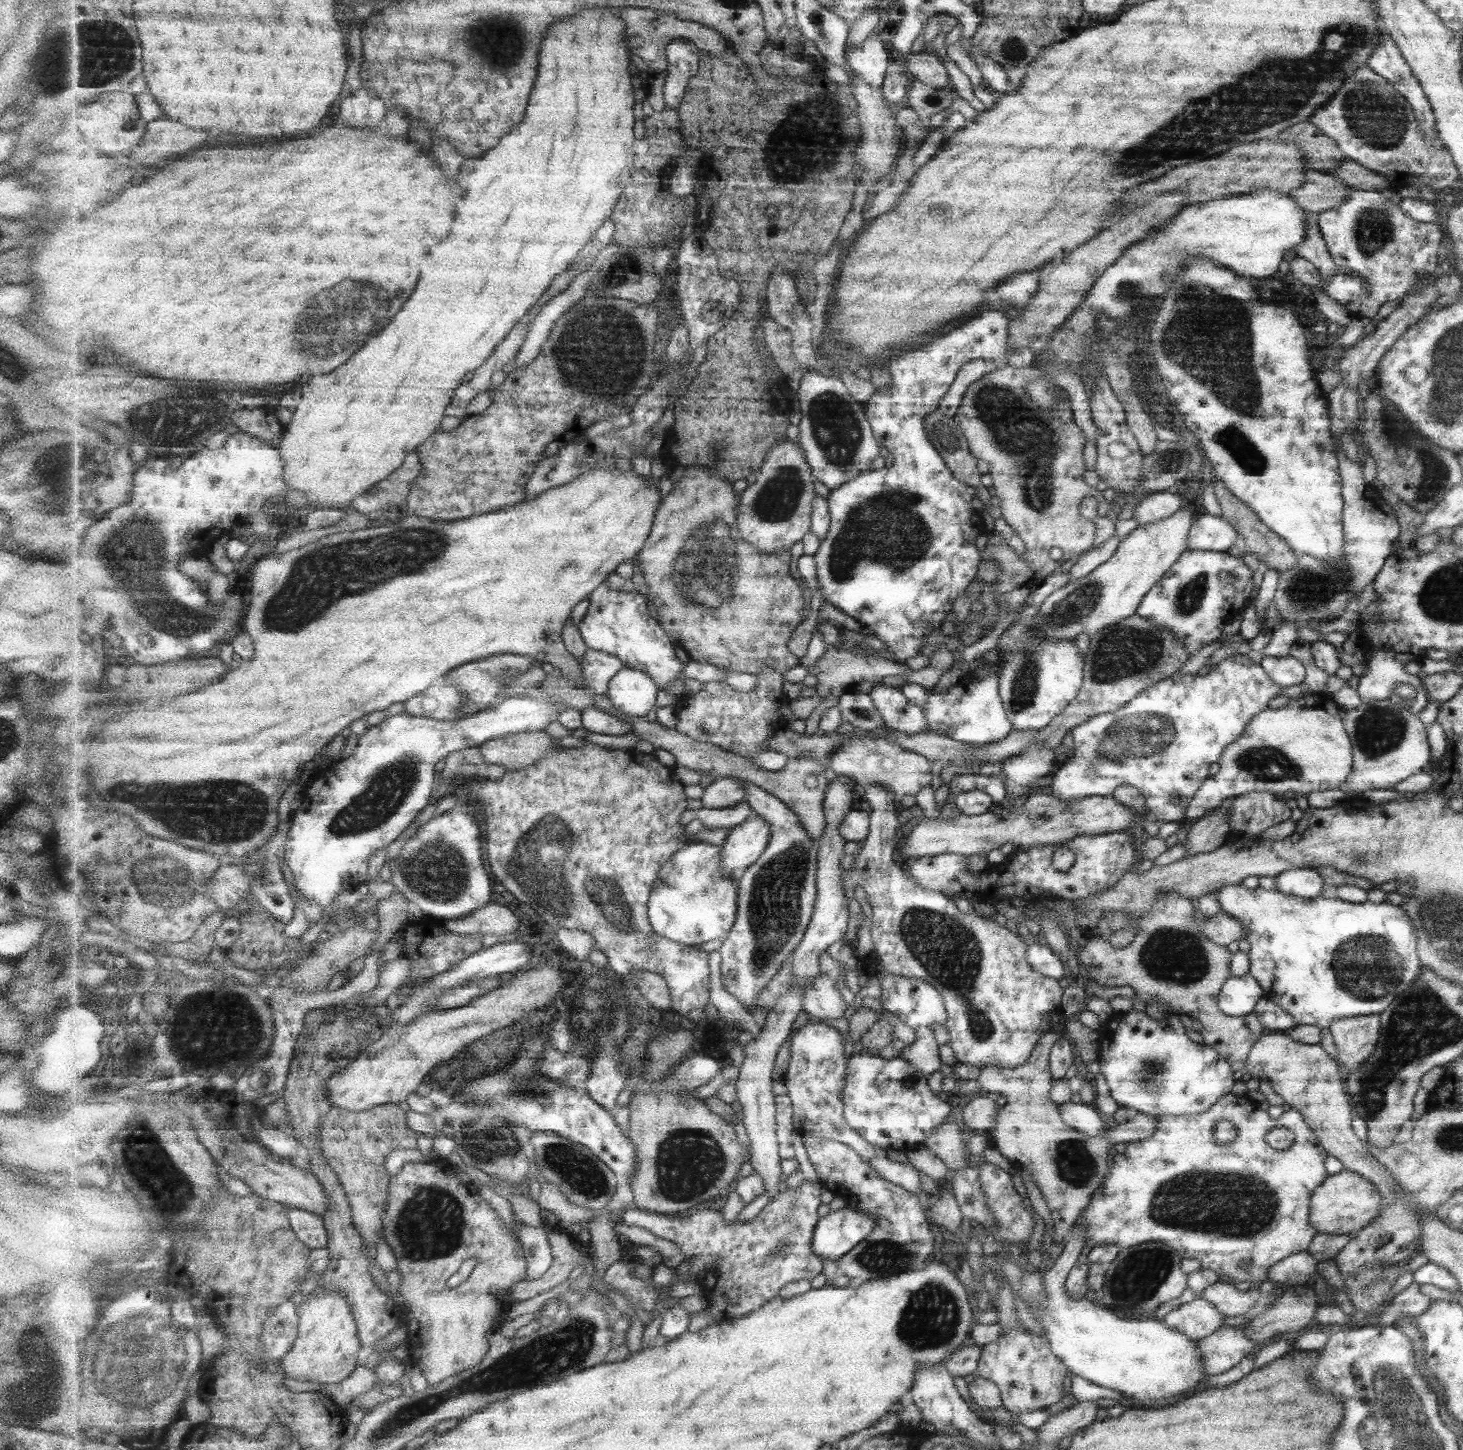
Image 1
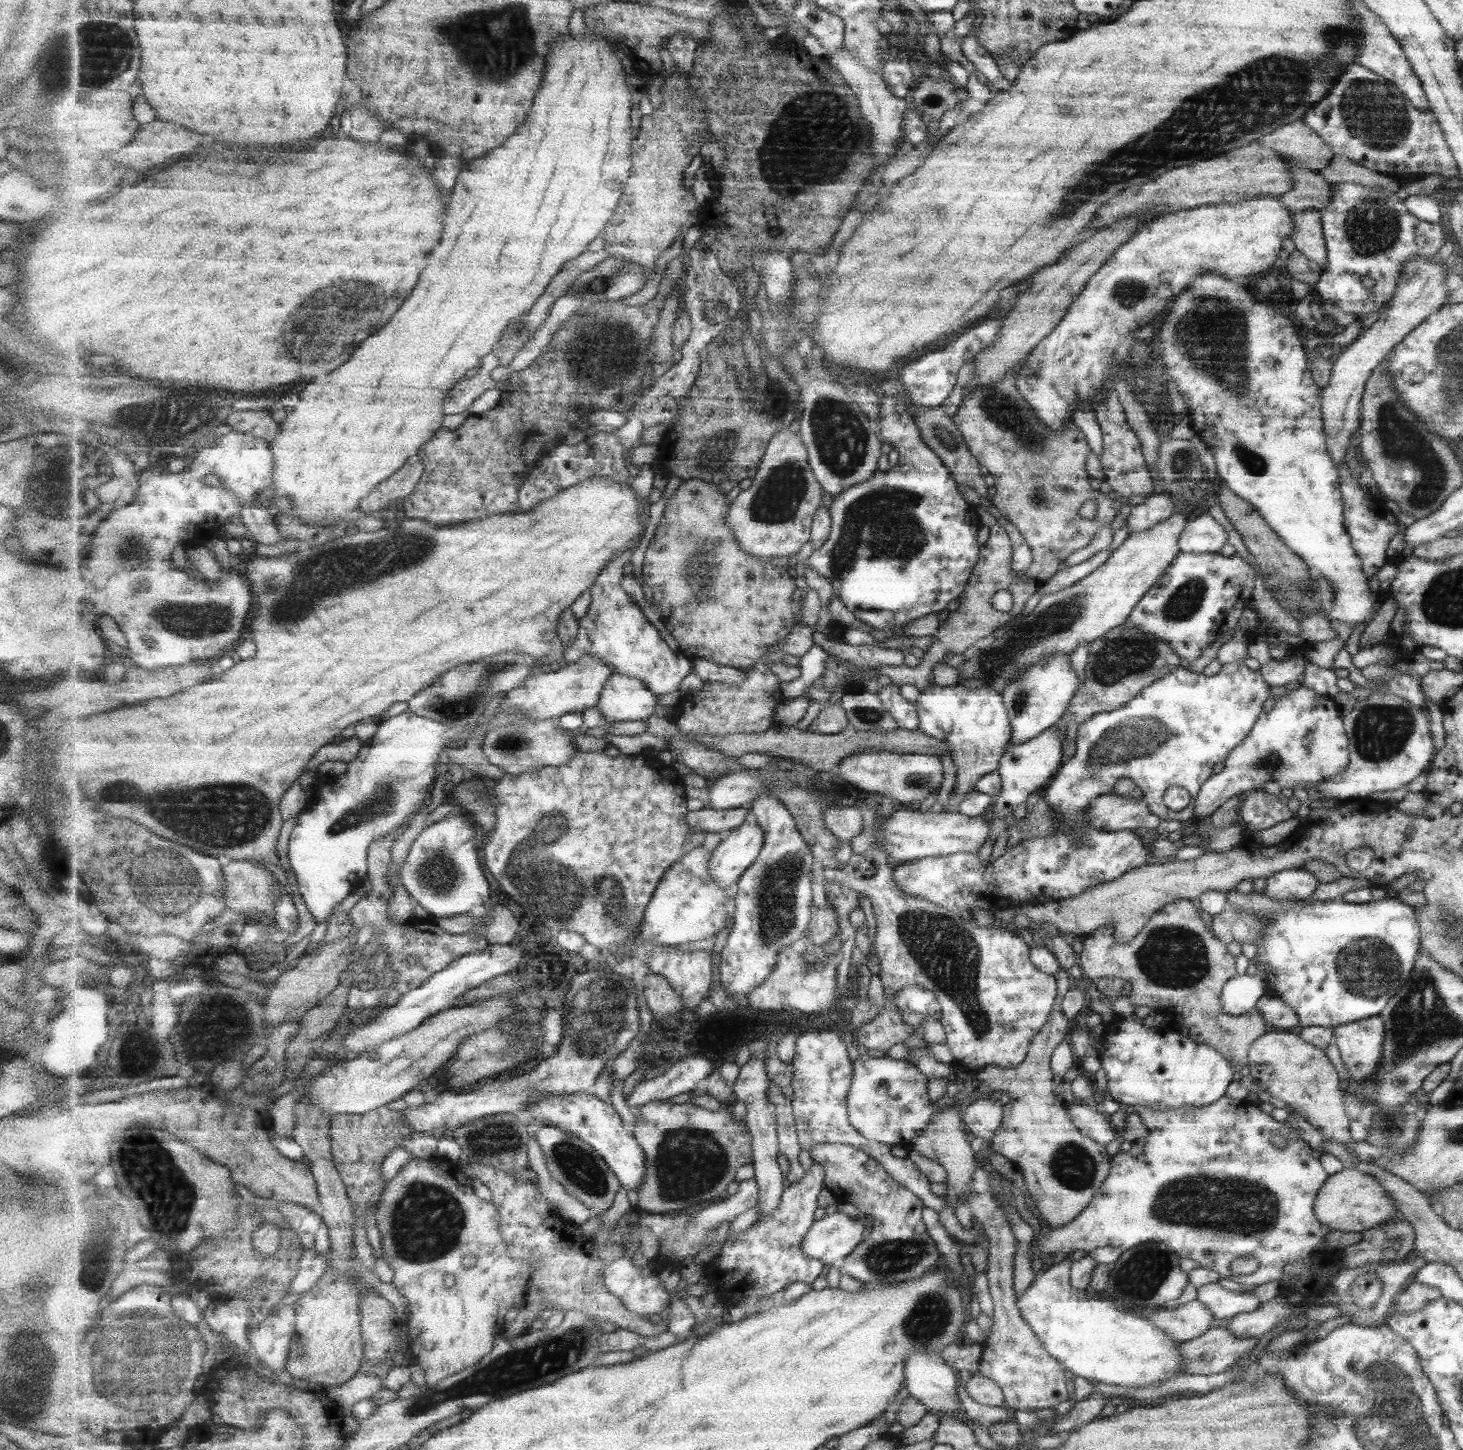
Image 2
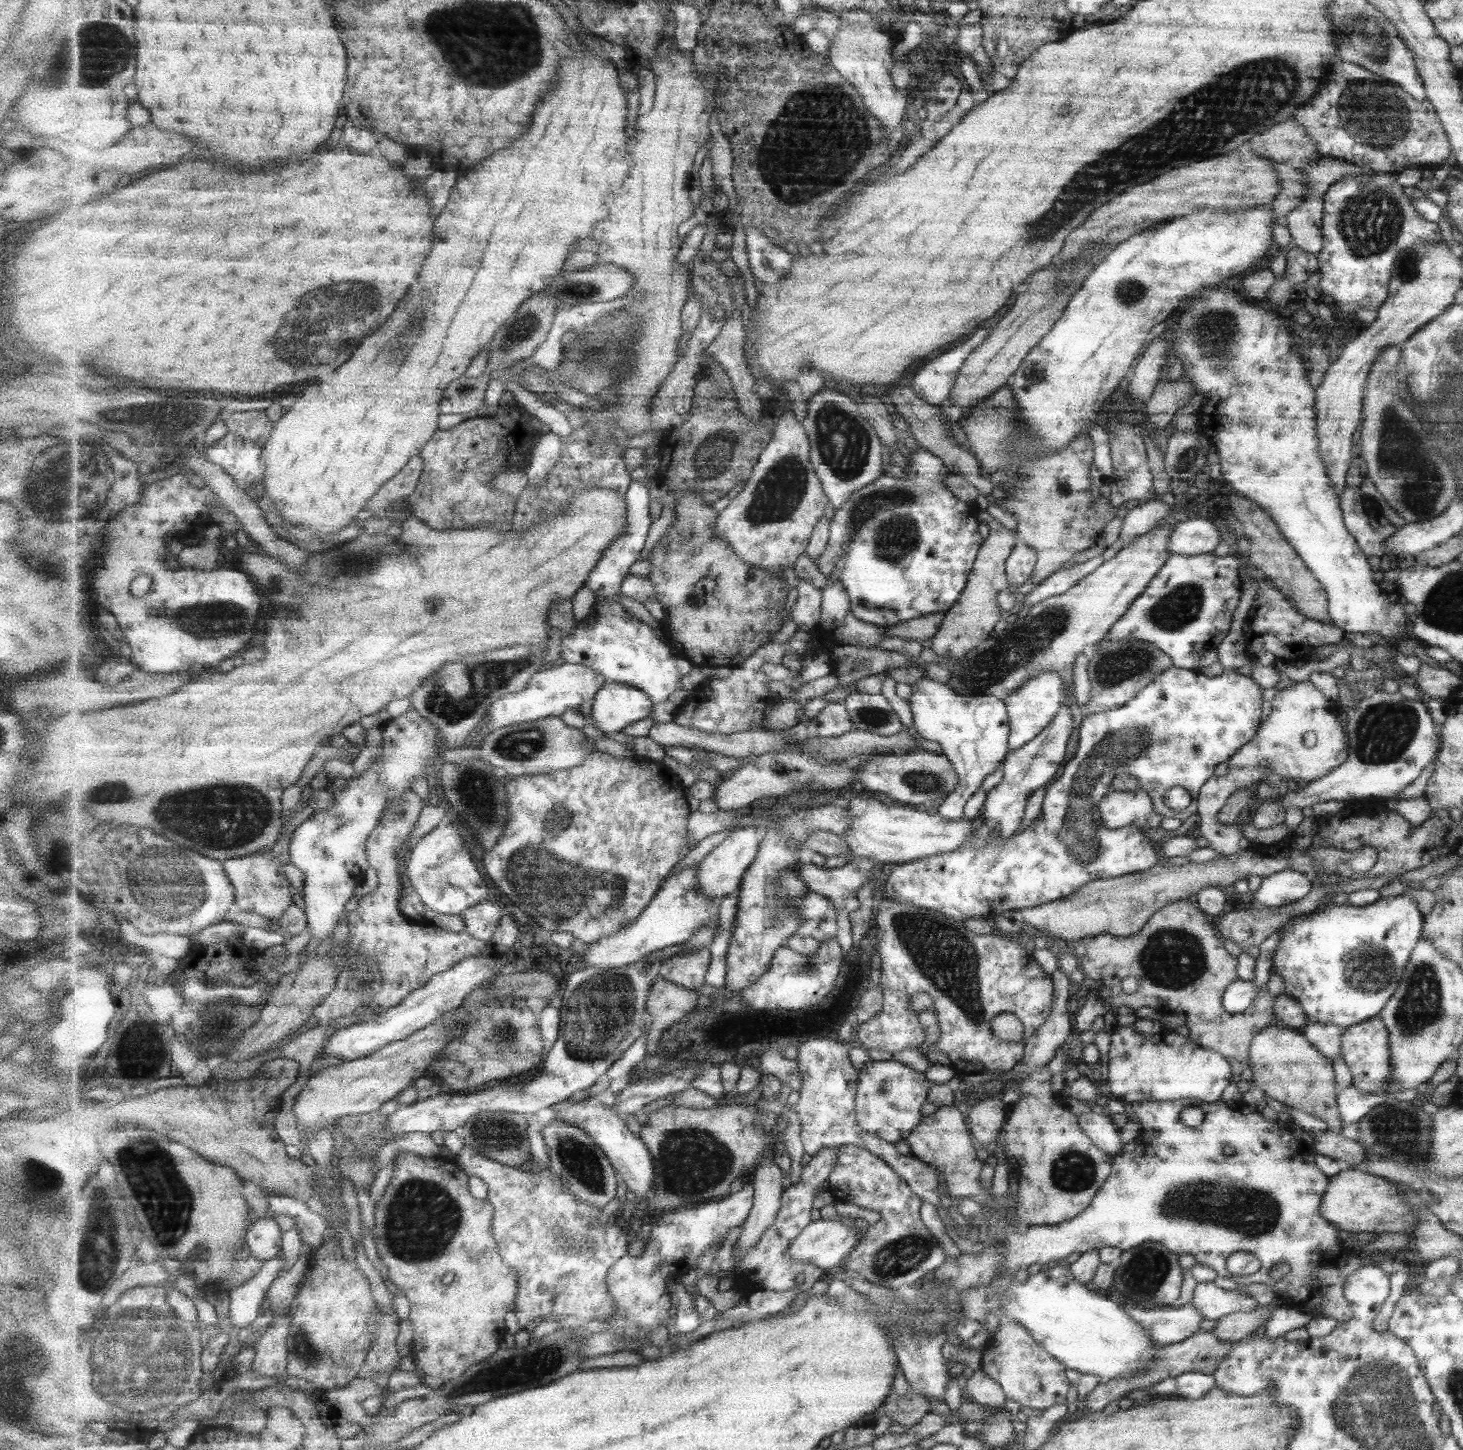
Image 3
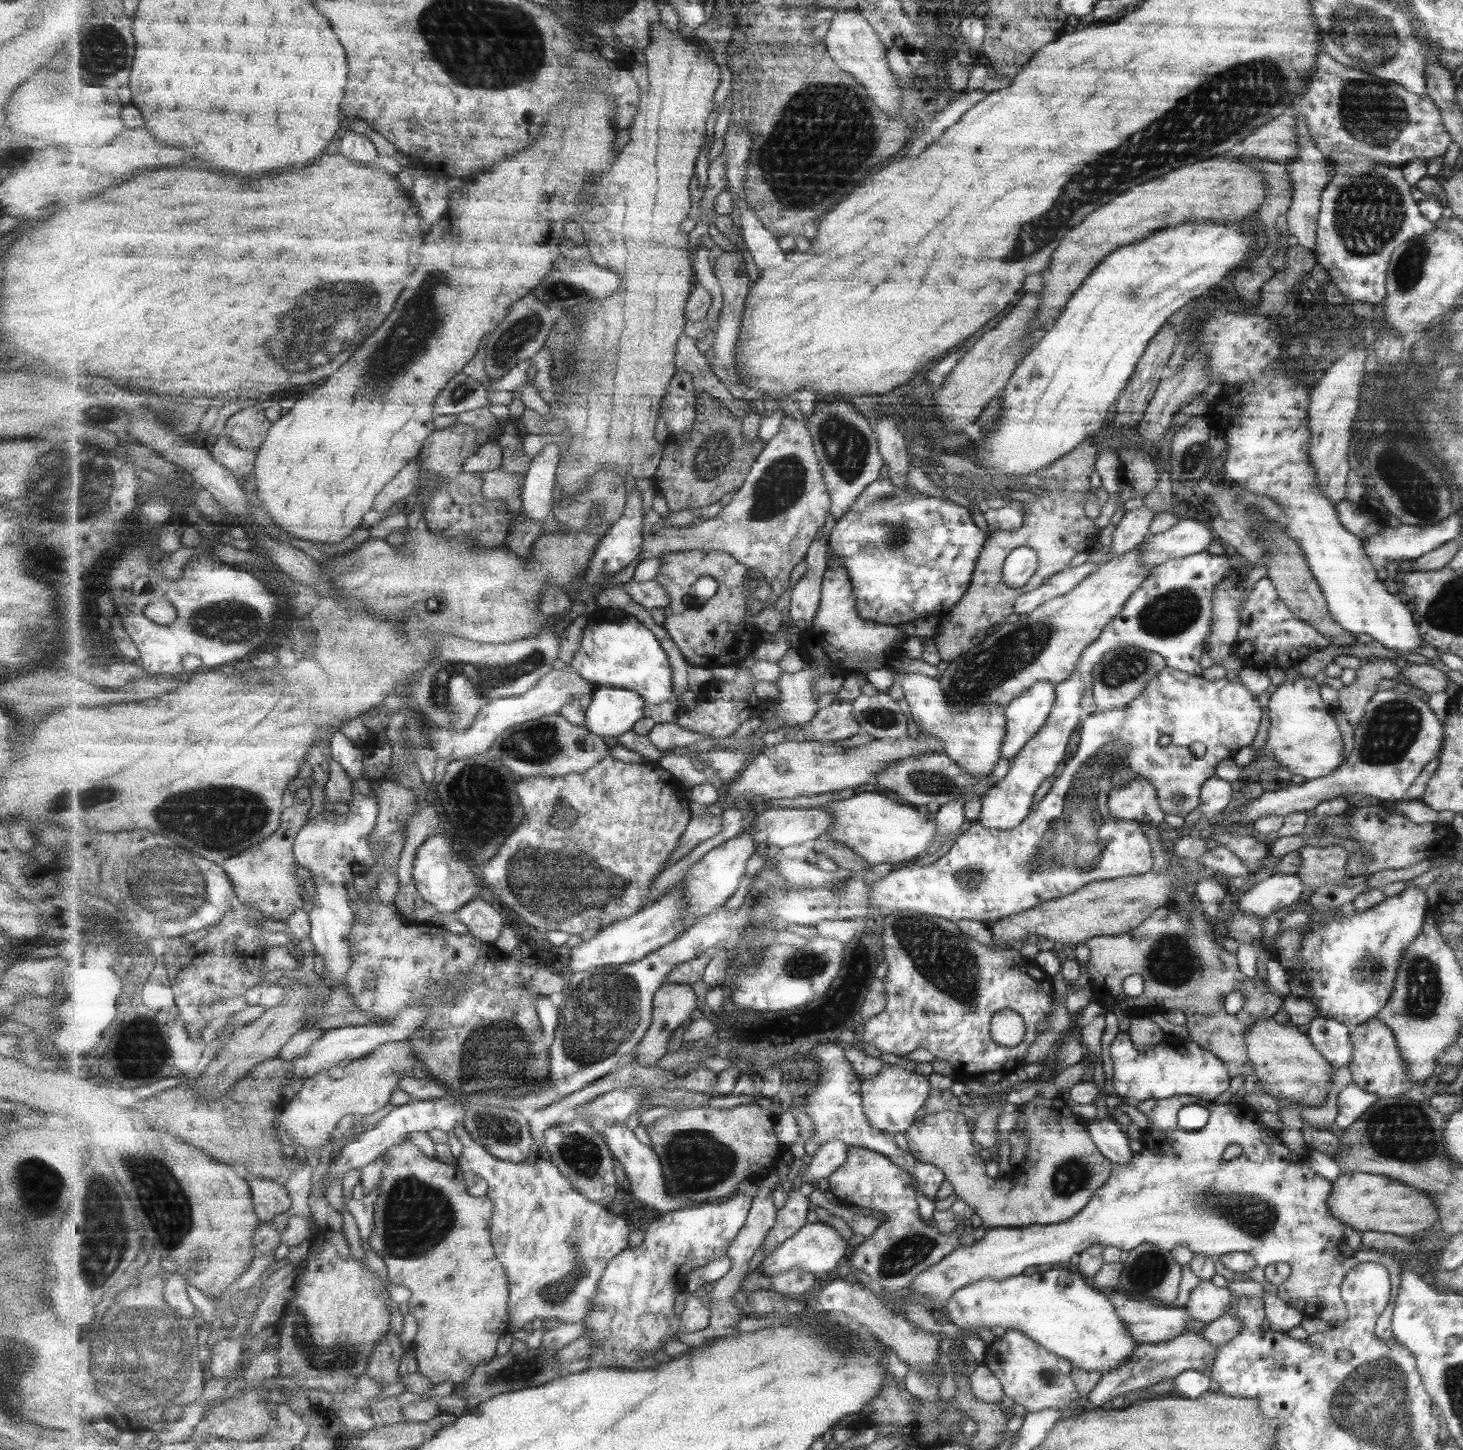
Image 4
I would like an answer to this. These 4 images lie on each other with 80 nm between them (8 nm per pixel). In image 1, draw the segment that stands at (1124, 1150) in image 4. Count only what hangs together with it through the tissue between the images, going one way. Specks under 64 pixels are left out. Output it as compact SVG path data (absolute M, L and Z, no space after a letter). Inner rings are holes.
M1070 1101L1058 1104L1061 1122L1088 1137L1100 1137L1107 1128L1100 1114L1091 1105Z

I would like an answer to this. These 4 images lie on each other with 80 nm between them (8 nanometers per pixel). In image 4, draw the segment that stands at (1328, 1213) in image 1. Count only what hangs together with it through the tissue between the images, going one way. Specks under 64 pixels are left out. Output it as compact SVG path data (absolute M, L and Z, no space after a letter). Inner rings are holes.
M1362 1172L1339 1173L1331 1182L1327 1211L1344 1228L1357 1232L1381 1232L1411 1236L1422 1230L1435 1229L1439 1222L1435 1203L1423 1193L1388 1177Z

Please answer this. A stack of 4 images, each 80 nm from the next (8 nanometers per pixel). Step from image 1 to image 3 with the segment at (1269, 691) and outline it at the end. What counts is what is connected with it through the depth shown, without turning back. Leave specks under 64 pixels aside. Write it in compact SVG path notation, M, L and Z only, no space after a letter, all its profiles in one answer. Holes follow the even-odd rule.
M1187 669L1165 670L1138 690L1124 706L1083 716L1077 730L1077 748L1073 758L1065 762L1055 783L1045 786L1040 814L1023 831L1011 834L1007 839L1001 839L1000 834L992 838L991 828L982 824L976 828L973 839L955 852L894 866L884 879L883 897L962 921L977 917L992 918L994 914L1066 898L1089 881L1122 877L1159 863L1152 844L1137 828L1125 826L1109 830L1104 827L1096 813L1097 802L1110 790L1113 777L1127 774L1137 780L1143 791L1147 791L1154 811L1162 818L1170 816L1184 821L1195 814L1199 788L1214 775L1215 766L1226 762L1235 750L1255 736L1261 718L1261 692L1262 688L1251 677L1241 675L1235 669L1223 669L1219 676L1210 678ZM1175 786L1189 793L1190 803L1180 811L1166 811L1163 795Z

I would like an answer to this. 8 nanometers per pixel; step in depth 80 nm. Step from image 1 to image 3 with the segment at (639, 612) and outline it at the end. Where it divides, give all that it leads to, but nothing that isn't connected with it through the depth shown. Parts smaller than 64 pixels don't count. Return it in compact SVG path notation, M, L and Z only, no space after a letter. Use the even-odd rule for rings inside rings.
M648 475L647 482L633 481L624 494L628 511L626 532L605 551L586 582L586 586L596 594L597 604L591 616L579 623L575 634L561 636L559 653L566 663L590 666L607 681L643 689L651 702L659 704L667 701L675 690L681 689L683 676L693 670L694 664L689 659L676 657L673 646L669 646L649 623L637 618L620 603L623 581L629 575L629 568L641 559L652 527L650 479L651 475Z

